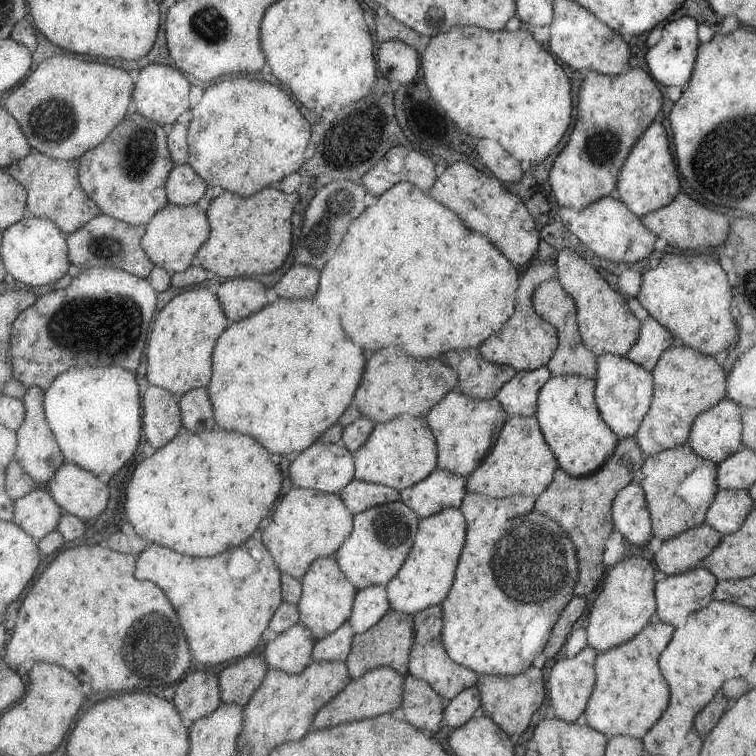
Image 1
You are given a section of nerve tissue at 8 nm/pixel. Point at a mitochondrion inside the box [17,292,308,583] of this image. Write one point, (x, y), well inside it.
(94, 325)

